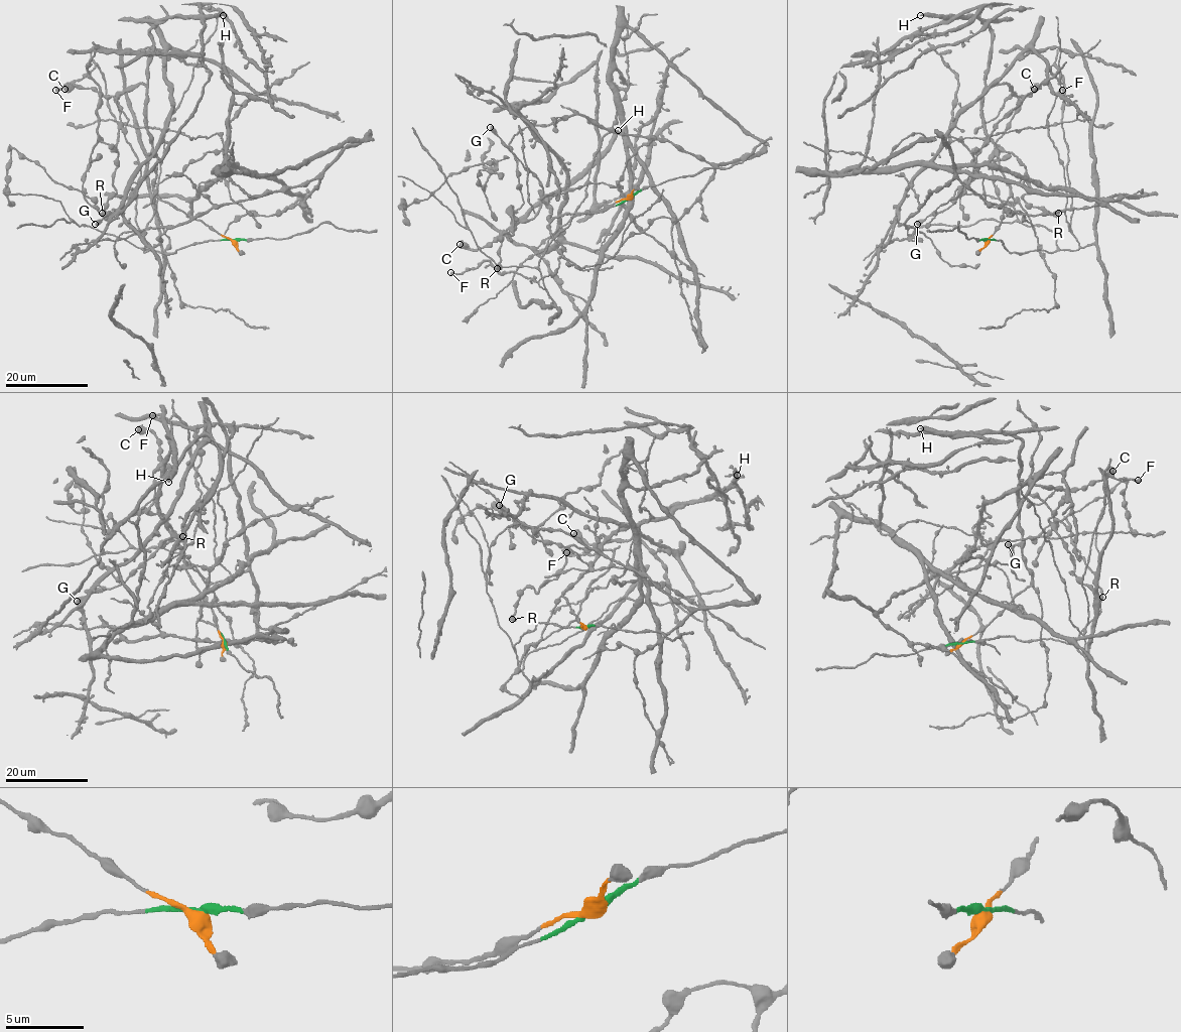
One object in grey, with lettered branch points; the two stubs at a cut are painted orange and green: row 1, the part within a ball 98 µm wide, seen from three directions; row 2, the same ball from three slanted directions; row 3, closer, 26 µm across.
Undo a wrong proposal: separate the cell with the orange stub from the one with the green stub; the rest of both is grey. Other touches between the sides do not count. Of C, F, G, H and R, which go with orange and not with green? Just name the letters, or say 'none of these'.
C, G, H, R

